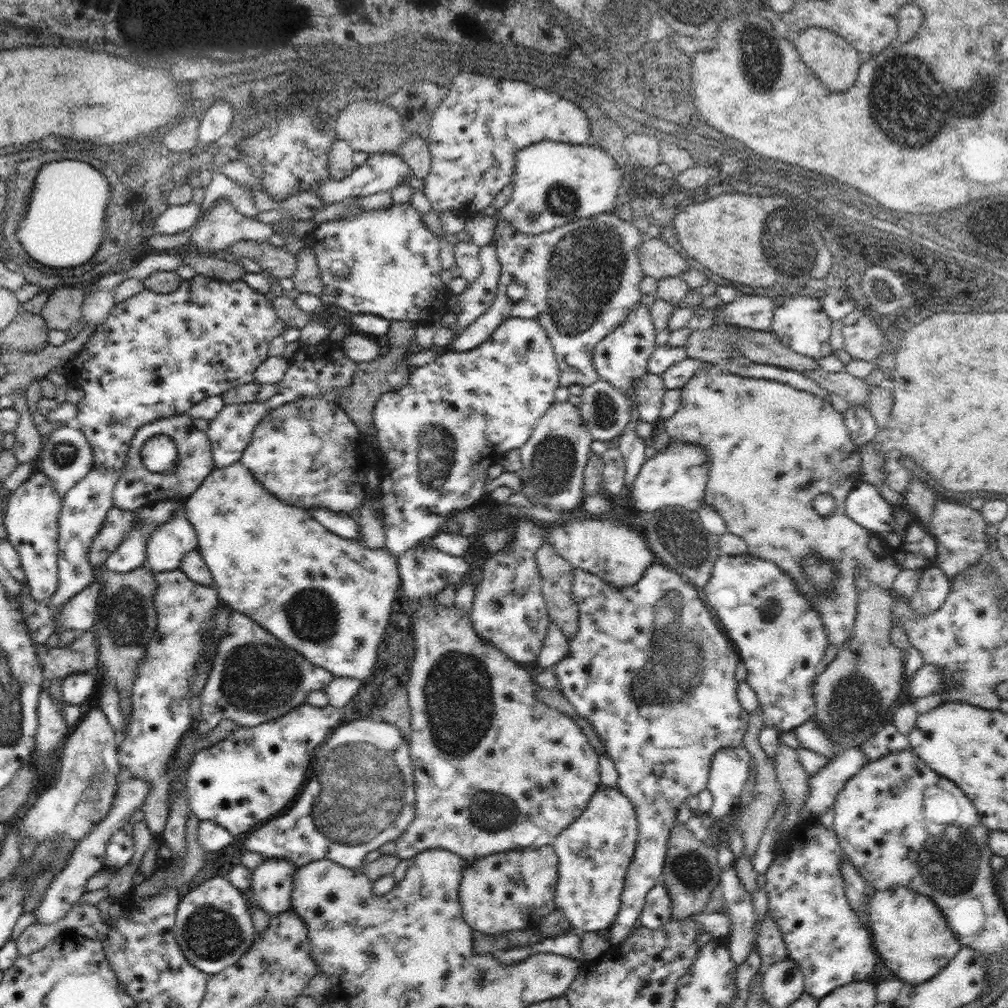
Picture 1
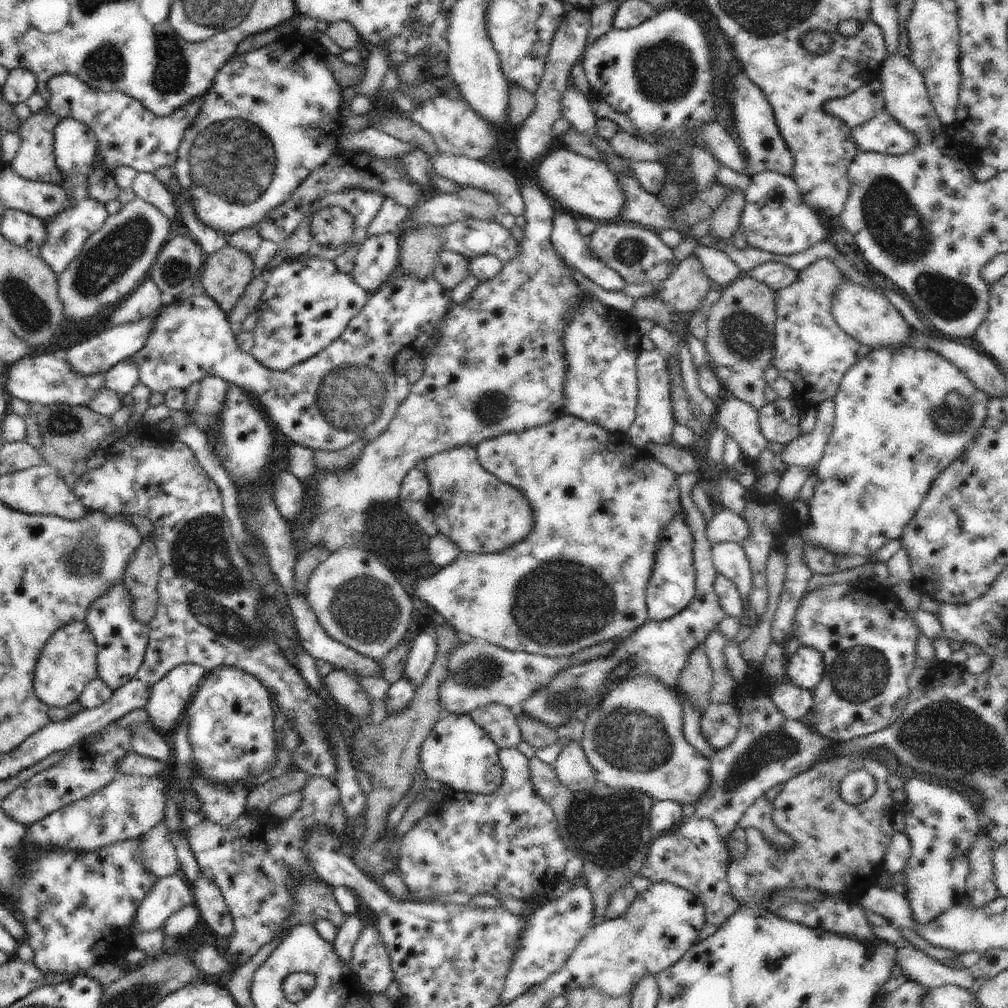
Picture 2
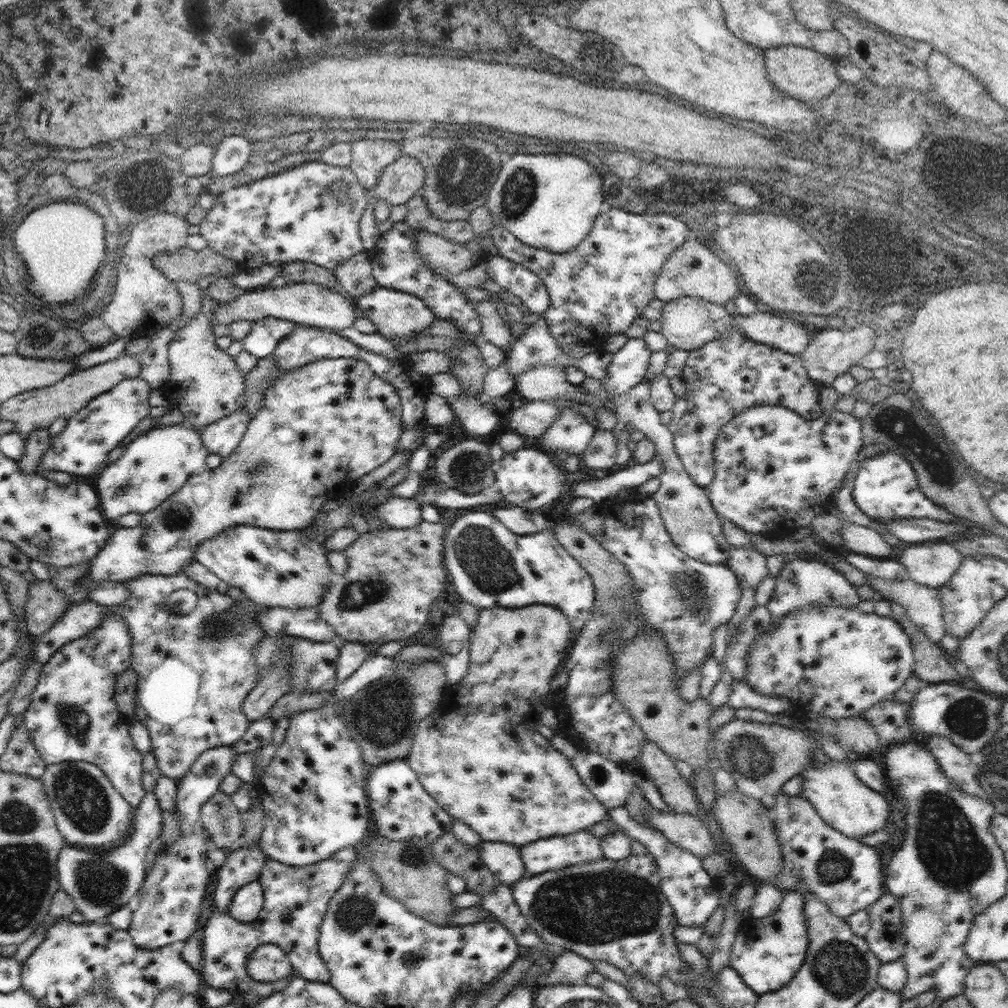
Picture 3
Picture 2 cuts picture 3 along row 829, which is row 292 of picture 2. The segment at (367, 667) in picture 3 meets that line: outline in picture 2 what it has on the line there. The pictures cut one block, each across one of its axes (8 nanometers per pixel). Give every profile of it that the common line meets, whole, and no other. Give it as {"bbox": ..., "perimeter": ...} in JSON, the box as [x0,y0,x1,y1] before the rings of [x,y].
{"bbox":[250,258,372,371],"perimeter":[[[326,258],[279,260],[266,279],[250,353],[273,371],[288,370],[328,348],[372,295]]]}

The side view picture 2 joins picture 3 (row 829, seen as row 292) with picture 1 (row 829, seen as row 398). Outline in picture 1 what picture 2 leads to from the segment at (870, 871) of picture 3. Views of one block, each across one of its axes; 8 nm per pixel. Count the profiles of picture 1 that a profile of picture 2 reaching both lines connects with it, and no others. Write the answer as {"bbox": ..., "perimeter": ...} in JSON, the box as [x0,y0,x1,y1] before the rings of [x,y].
{"bbox":[765,820,880,999],"perimeter":[[[808,820],[799,823],[783,842],[777,842],[774,860],[765,872],[769,914],[782,933],[787,957],[802,971],[804,990],[817,999],[845,984],[870,980],[880,958],[870,929],[862,925],[846,898],[840,872],[843,854],[834,828]]]}

